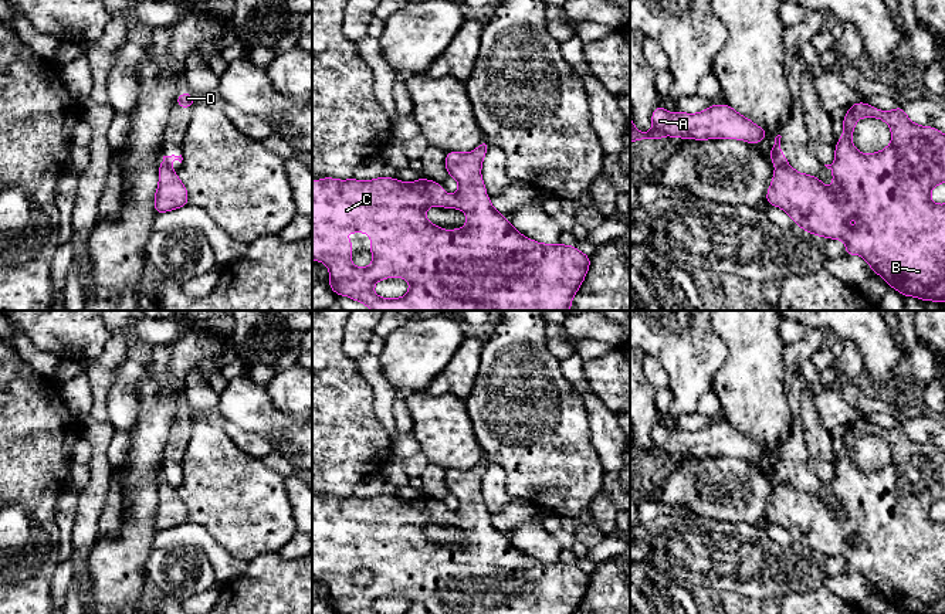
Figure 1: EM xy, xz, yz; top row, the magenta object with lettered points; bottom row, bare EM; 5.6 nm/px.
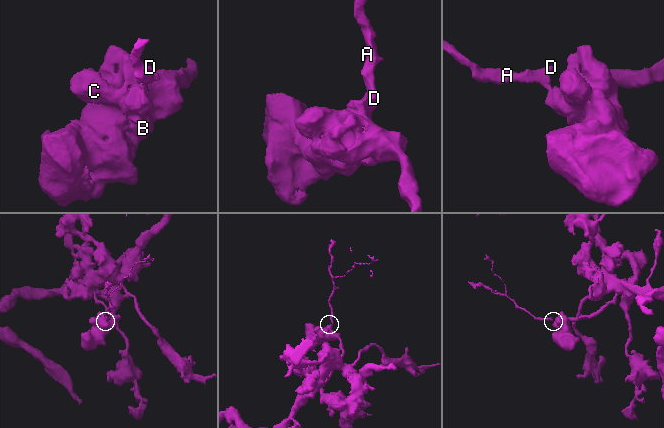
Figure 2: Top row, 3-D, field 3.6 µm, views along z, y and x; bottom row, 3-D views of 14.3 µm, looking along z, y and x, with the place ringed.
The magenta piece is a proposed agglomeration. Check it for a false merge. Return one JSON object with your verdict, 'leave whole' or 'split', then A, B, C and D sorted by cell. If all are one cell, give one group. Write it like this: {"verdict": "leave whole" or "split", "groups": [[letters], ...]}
{"verdict": "split", "groups": [["A", "D"], ["B", "C"]]}

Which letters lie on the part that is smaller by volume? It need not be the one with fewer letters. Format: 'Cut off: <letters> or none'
Cut off: A, D

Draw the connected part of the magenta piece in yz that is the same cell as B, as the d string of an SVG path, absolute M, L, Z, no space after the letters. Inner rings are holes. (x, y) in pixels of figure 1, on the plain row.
M857 420L849 425L847 432L843 435L844 448L839 461L834 465L836 476L833 482L824 482L833 488L833 505L829 508L822 498L814 493L796 489L790 484L776 484L773 498L766 512L766 522L773 522L785 528L795 542L800 543L803 549L809 549L813 553L822 553L824 556L843 557L846 560L846 574L858 571L863 574L870 586L877 590L888 603L902 611L902 614L945 614L945 522L934 522L929 512L931 508L945 501L945 452L932 444L918 444L910 438L902 424L894 428L880 428L864 420ZM858 435L878 435L890 442L892 459L881 469L871 472L863 472L857 468L851 459L851 452Z

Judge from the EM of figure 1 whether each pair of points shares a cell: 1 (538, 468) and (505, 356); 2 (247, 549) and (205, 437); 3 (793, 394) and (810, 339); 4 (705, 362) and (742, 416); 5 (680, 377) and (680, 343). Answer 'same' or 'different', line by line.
1: same
2: same
3: same
4: different
5: same

